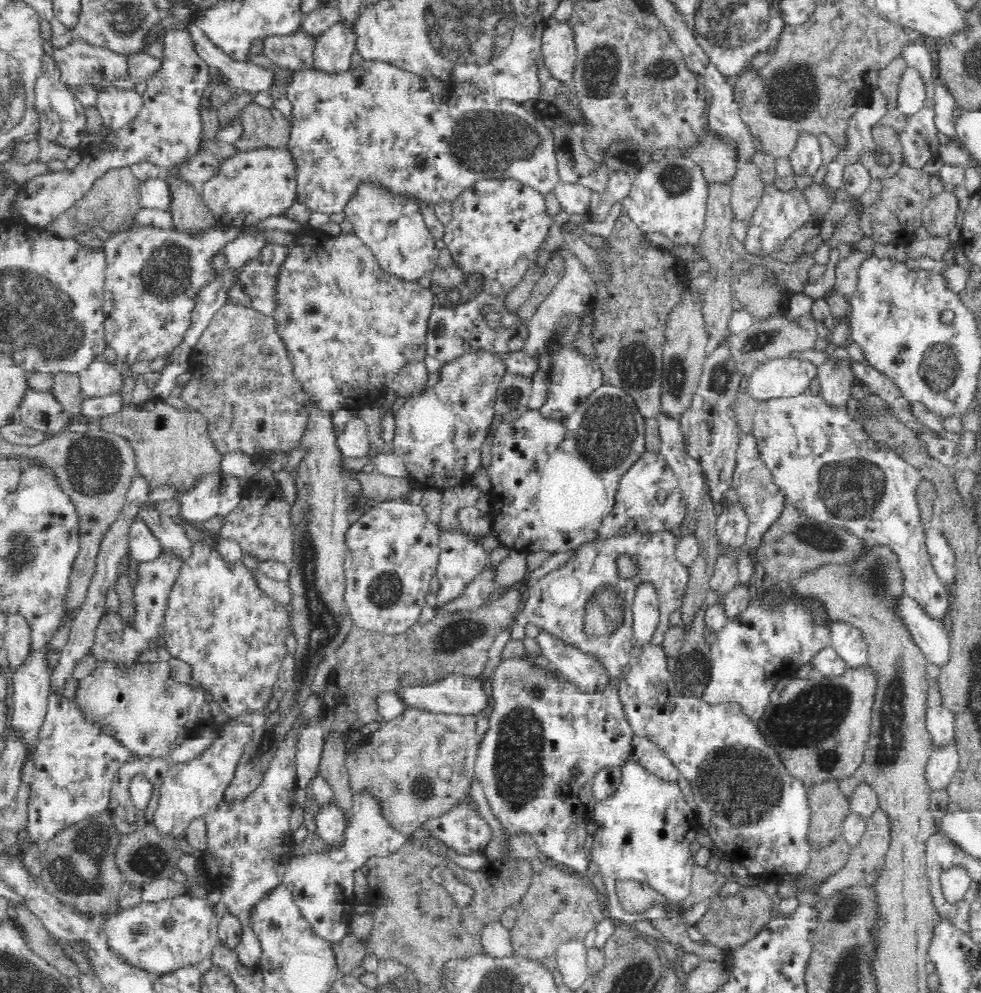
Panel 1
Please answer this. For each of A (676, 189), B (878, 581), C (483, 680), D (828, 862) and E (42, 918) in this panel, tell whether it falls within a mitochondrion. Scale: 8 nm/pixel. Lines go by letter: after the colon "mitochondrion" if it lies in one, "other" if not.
A: mitochondrion
B: mitochondrion
C: other
D: other
E: other

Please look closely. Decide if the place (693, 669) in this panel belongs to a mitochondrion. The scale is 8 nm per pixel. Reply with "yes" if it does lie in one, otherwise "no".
yes

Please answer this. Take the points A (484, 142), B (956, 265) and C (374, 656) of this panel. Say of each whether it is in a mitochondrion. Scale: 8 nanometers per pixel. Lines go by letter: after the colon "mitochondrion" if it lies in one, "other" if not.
A: mitochondrion
B: other
C: other

